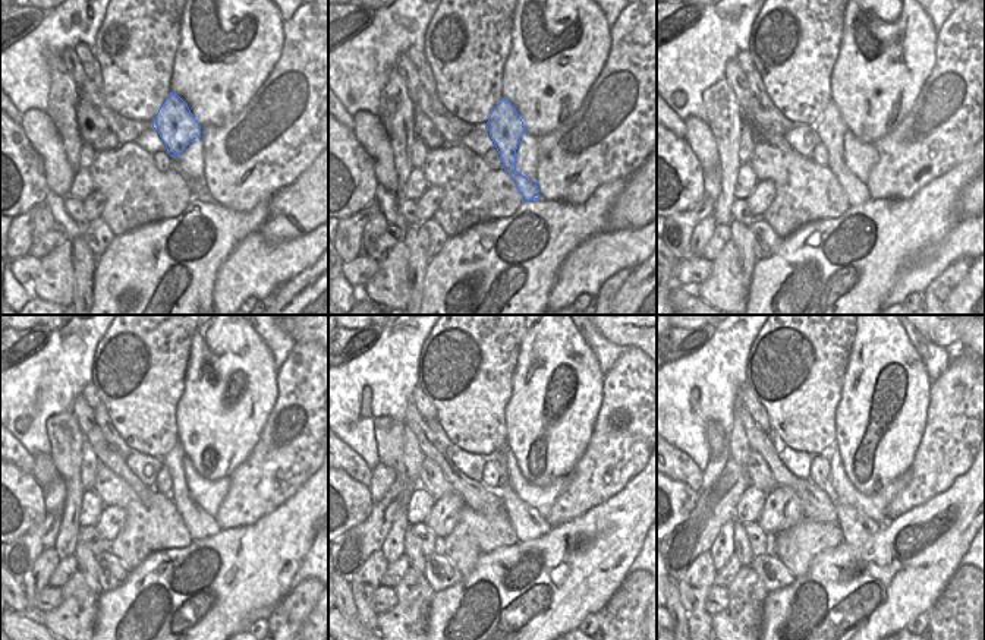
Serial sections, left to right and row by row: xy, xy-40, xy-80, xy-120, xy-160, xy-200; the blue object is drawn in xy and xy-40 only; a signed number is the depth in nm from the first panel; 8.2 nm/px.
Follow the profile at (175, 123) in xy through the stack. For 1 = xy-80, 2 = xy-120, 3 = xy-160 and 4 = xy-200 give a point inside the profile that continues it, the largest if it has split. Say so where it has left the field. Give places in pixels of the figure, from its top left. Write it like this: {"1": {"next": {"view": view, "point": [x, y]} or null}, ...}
{"1": {"next": {"view": "xy-80", "point": [830, 126]}}, "2": {"next": {"view": "xy-120", "point": [200, 525]}}, "3": {"next": {"view": "xy-160", "point": [526, 522]}}, "4": {"next": {"view": "xy-200", "point": [858, 529]}}}

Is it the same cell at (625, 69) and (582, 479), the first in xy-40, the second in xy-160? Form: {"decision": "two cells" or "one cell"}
{"decision": "one cell"}

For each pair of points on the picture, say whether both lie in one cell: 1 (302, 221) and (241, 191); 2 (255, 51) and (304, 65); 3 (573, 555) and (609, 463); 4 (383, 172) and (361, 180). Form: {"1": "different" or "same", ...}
{"1": "different", "2": "different", "3": "different", "4": "different"}

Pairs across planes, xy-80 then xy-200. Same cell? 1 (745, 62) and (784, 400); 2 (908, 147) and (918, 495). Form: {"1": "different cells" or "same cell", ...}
{"1": "different cells", "2": "same cell"}

